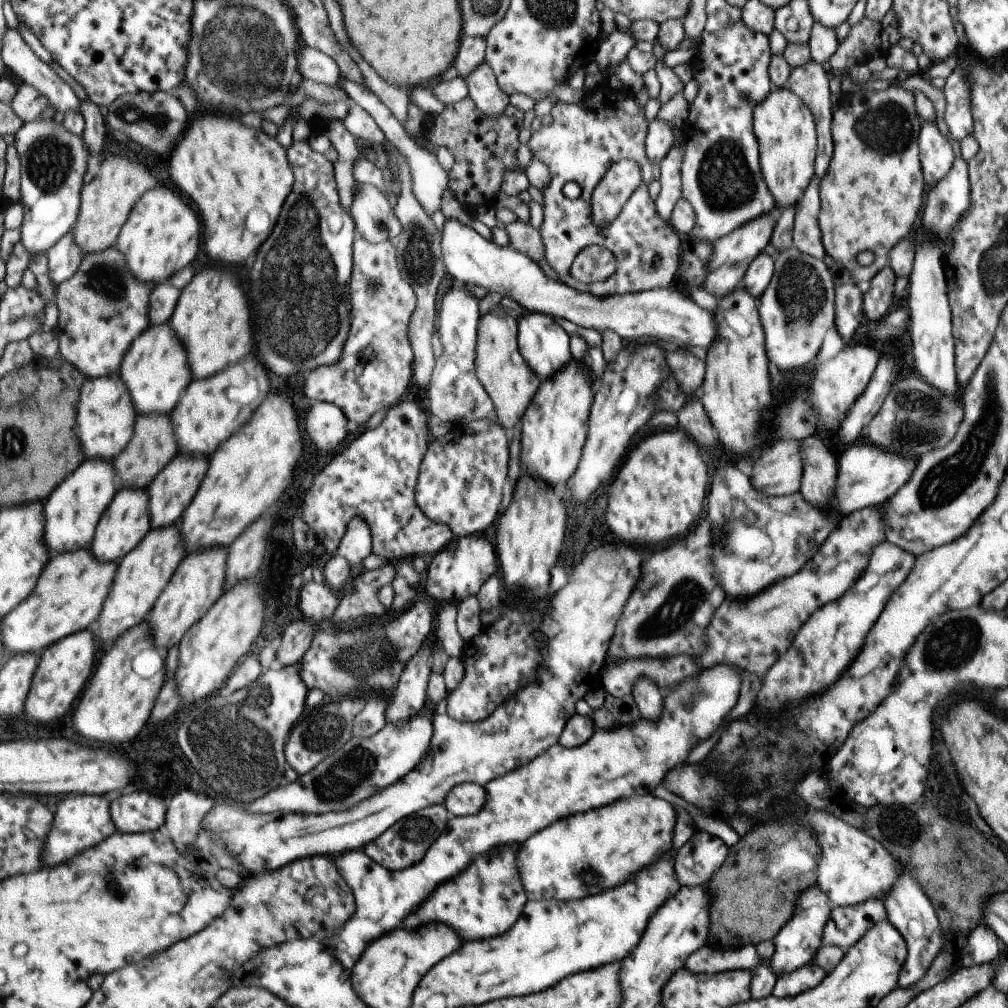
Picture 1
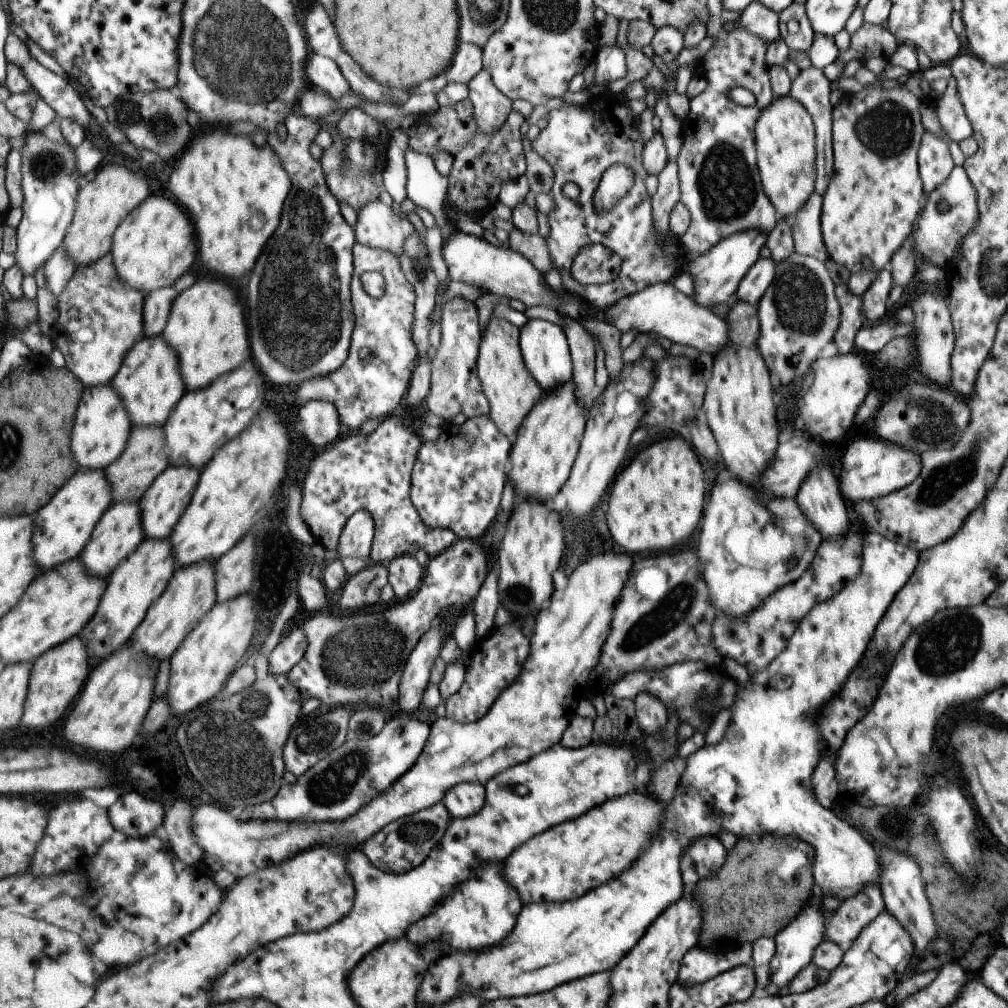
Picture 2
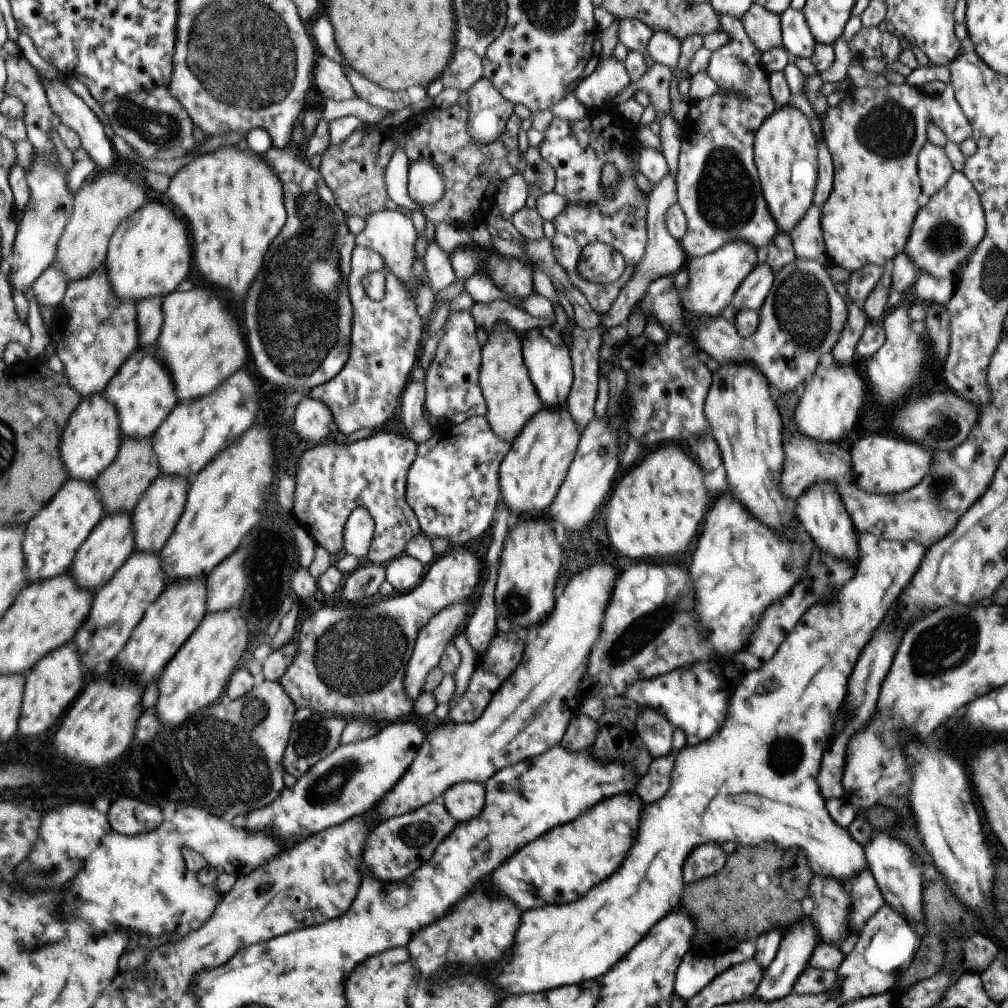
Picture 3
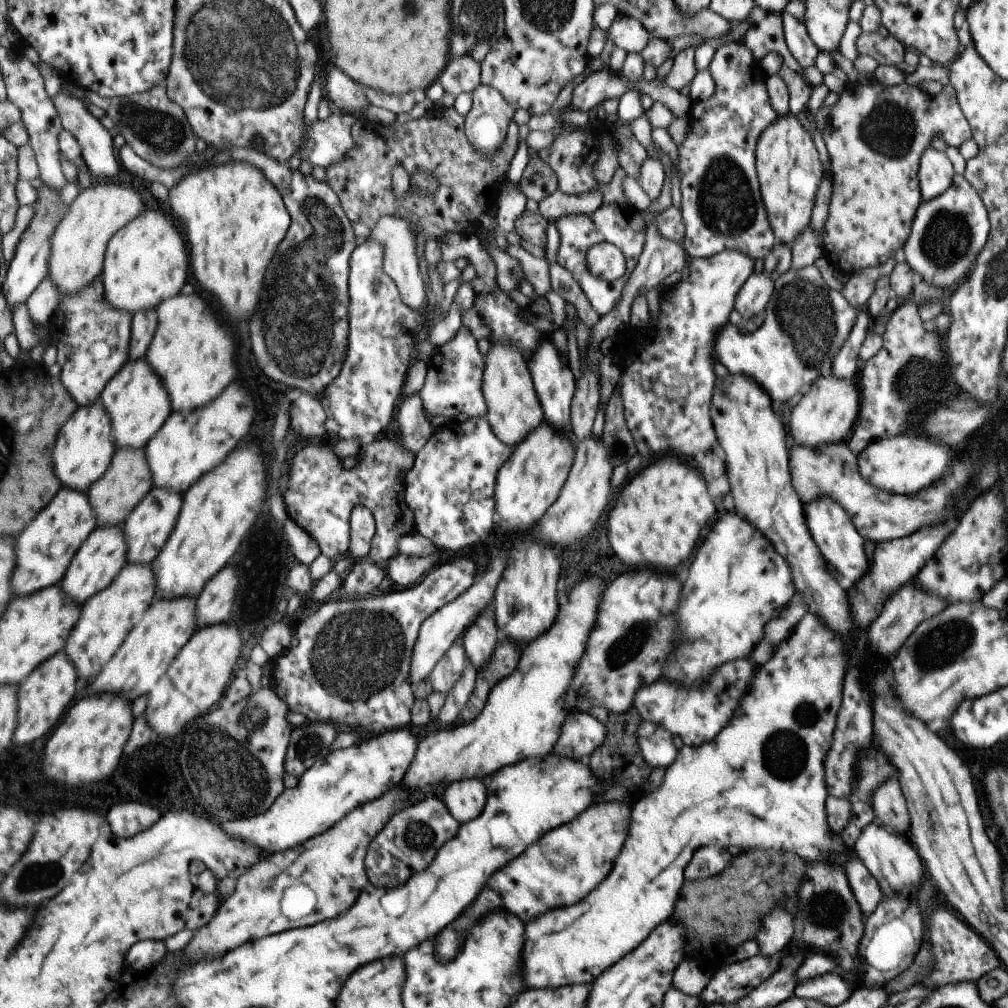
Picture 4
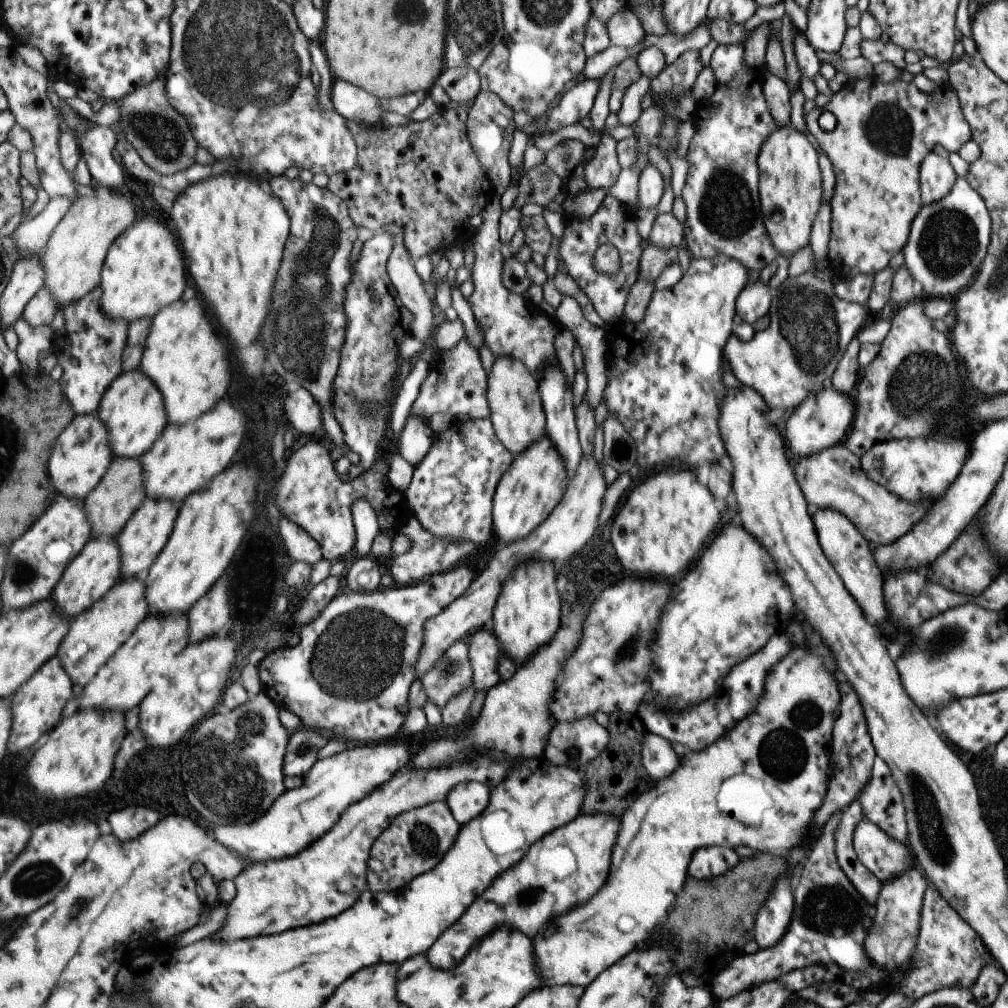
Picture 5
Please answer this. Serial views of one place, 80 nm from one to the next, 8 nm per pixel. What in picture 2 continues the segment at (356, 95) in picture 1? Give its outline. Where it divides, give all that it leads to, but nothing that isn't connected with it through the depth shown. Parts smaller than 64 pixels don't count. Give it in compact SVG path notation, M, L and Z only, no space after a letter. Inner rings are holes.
M411 144L406 150L406 161L408 198L425 208L447 233L453 228L453 223L447 219L445 206L449 178L437 168L434 157L420 153Z

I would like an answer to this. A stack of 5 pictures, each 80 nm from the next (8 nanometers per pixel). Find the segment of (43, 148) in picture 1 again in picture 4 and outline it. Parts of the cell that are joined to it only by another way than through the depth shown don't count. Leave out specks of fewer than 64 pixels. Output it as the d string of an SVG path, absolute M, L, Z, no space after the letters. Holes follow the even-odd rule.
M43 183L37 192L38 197L34 202L36 212L16 245L13 258L9 262L8 277L3 286L3 292L12 309L19 303L26 303L30 294L49 276L52 238L58 229L59 223L70 211L70 204L64 201L59 189L54 189L47 183Z

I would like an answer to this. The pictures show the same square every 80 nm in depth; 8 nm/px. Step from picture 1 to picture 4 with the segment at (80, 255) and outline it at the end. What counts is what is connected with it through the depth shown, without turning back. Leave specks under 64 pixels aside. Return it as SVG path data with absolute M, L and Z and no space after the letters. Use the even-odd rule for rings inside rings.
M49 276L45 278L30 294L26 302L34 322L42 326L49 325L54 312L59 308L62 298L62 292L58 284Z

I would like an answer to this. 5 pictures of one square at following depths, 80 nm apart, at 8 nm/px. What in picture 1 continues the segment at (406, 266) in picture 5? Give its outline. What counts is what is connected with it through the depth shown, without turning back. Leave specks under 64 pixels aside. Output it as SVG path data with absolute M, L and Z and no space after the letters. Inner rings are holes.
M365 183L358 188L349 211L354 216L357 233L369 242L382 243L402 234L403 225L395 207L384 190L374 184Z

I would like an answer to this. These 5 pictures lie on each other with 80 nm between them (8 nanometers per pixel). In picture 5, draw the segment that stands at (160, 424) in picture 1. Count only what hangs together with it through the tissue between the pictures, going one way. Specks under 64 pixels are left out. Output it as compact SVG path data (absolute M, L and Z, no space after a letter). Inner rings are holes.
M114 457L110 469L103 480L89 493L84 500L86 513L93 526L93 538L118 537L126 528L129 518L145 501L147 476L143 468L142 458Z

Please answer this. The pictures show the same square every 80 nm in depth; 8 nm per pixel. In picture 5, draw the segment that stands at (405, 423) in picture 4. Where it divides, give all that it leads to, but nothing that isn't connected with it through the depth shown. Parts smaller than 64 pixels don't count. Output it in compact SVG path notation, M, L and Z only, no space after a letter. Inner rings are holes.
M412 412L399 441L396 442L396 450L416 467L431 450L434 435L429 421Z

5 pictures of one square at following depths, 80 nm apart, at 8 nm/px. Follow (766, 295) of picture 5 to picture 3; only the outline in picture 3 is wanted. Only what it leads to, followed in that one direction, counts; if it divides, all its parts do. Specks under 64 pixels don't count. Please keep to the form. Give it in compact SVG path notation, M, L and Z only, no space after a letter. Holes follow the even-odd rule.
M766 262L756 263L751 272L747 273L747 276L735 289L730 303L737 311L758 311L769 288L771 288L773 279L774 273Z

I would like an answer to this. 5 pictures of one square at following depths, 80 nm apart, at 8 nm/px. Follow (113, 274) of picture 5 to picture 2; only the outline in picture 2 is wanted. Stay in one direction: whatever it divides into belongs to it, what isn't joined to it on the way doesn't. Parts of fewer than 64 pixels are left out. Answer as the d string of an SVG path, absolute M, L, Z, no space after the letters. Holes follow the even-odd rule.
M151 194L119 225L111 254L123 282L147 295L155 289L173 286L189 272L197 258L197 246L195 226L177 201Z

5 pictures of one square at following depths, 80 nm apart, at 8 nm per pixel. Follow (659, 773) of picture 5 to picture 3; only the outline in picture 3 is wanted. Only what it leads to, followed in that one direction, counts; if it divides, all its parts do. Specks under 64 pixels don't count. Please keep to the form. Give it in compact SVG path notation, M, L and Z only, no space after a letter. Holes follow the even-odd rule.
M639 708L636 733L652 758L666 755L671 748L672 724L652 708Z

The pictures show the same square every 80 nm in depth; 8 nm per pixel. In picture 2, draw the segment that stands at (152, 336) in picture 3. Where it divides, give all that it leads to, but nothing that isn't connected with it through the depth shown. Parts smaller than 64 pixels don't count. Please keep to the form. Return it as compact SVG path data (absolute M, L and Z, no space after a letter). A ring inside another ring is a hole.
M175 286L155 289L147 294L144 306L145 337L164 334L171 314L171 306L177 296L179 292Z

